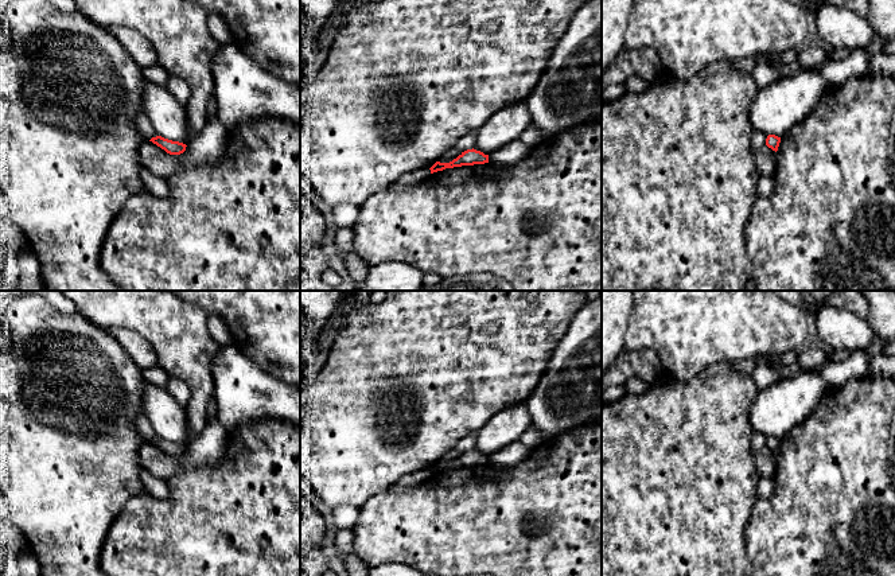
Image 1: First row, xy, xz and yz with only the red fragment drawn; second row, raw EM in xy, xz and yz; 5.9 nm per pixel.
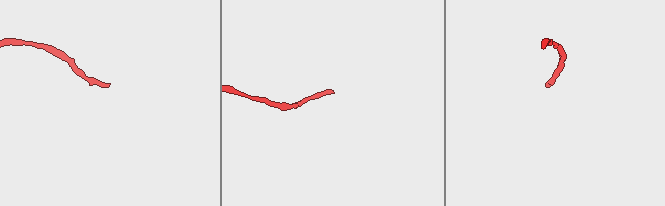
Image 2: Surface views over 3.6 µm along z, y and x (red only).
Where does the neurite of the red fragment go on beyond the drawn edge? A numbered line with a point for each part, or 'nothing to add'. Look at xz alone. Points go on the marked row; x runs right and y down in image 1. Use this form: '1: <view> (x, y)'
nothing to add

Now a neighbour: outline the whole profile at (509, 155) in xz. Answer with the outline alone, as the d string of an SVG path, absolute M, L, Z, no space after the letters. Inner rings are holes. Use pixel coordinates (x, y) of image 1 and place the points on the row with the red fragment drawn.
M514 140L507 145L489 155L489 161L501 167L513 167L522 161L530 152L530 147L521 140Z

